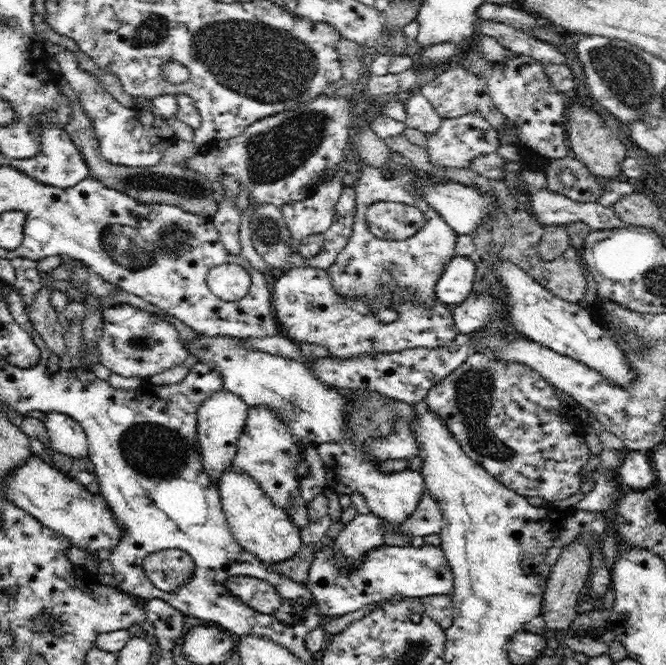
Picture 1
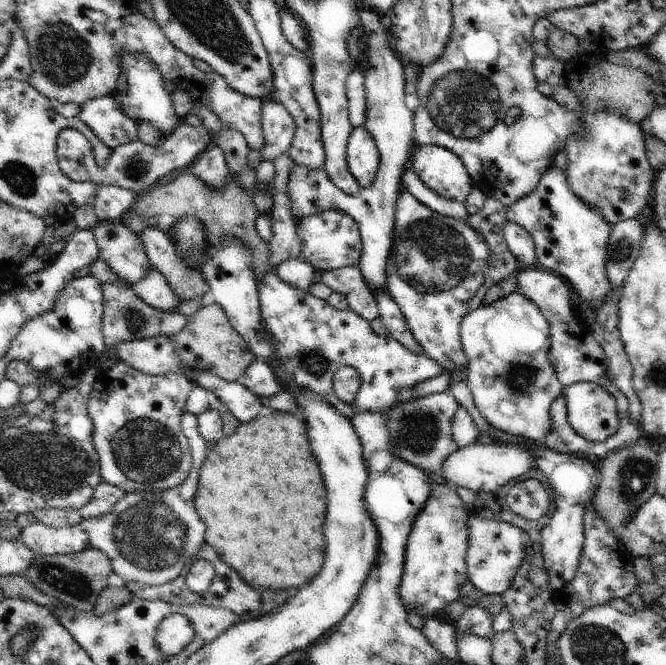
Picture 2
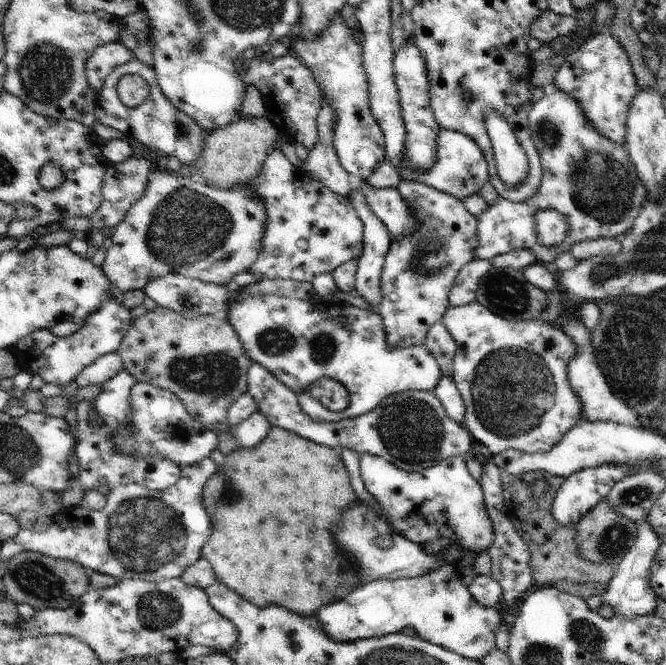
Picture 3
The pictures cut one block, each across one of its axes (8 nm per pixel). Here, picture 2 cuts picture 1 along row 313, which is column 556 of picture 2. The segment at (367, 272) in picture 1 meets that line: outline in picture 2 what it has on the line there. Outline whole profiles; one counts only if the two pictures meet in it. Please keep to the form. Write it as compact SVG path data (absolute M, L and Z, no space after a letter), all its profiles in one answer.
M514 291L488 306L480 305L462 319L460 340L468 360L466 382L474 406L486 422L531 442L544 440L552 430L550 406L564 386L548 360L552 344L549 322L536 304Z

